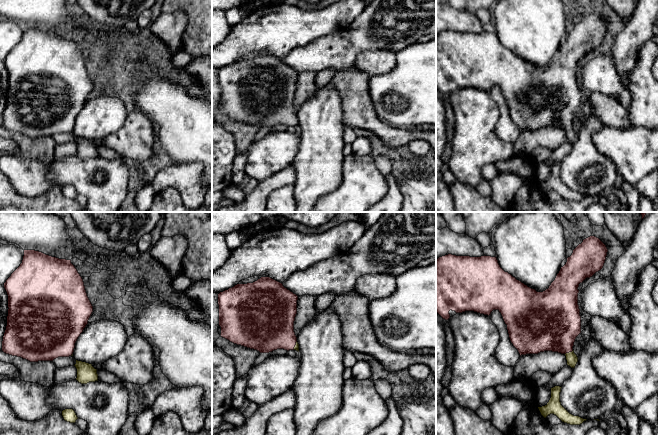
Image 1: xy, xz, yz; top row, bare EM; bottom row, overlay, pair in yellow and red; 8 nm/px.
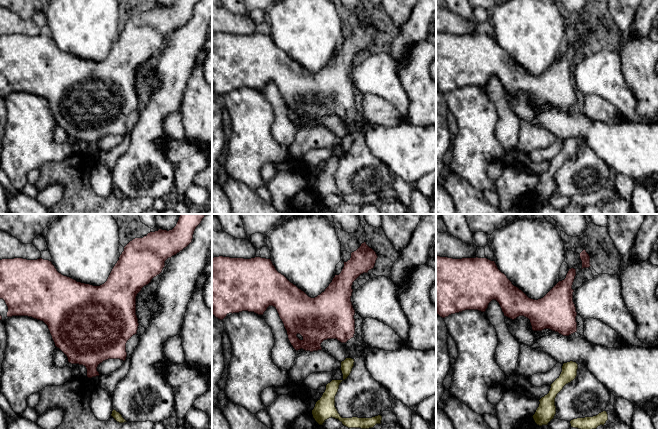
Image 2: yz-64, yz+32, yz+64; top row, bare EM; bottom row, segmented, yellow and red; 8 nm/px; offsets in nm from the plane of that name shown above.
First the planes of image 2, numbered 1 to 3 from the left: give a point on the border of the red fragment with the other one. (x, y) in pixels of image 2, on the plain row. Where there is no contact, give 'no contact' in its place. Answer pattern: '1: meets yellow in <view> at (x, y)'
1: no contact
2: no contact
3: no contact

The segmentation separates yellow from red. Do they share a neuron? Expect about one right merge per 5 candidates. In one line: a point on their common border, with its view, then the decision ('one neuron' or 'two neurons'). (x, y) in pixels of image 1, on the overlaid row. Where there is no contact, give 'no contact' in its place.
meets yellow in yz at (569, 352); one neuron

